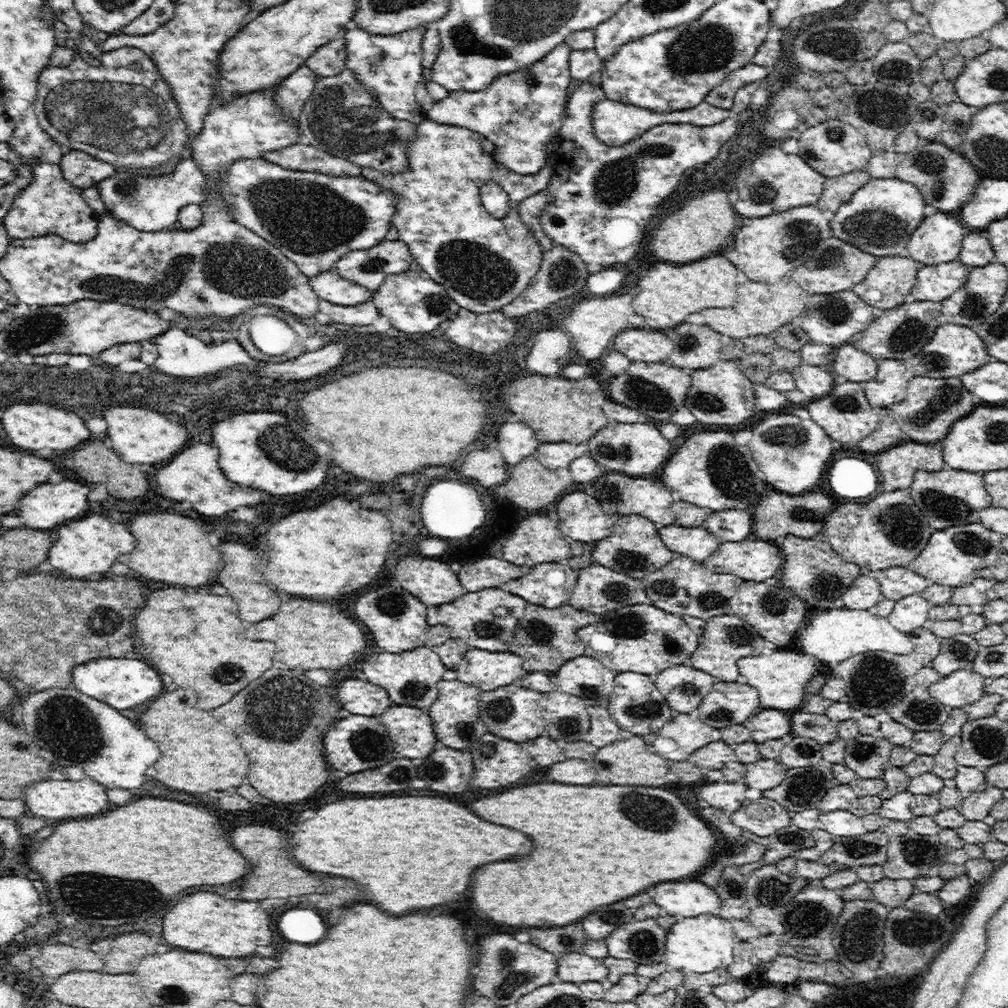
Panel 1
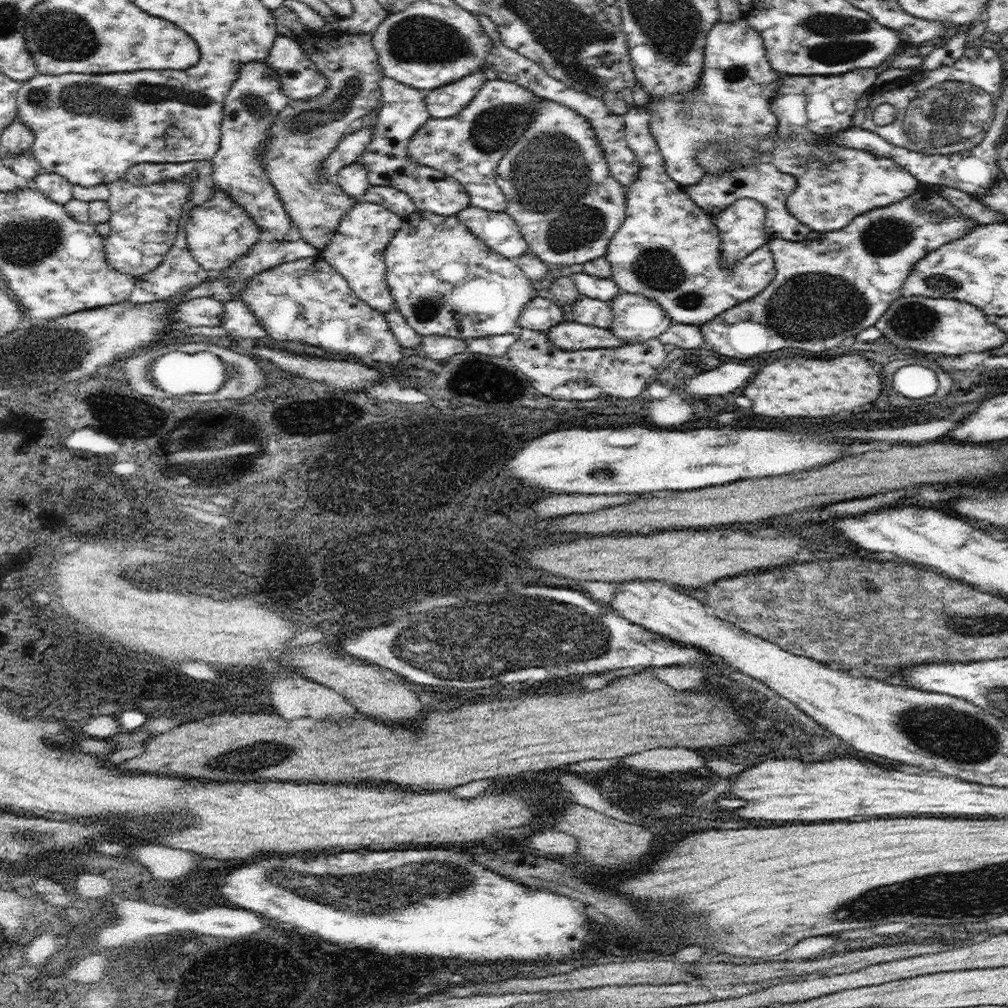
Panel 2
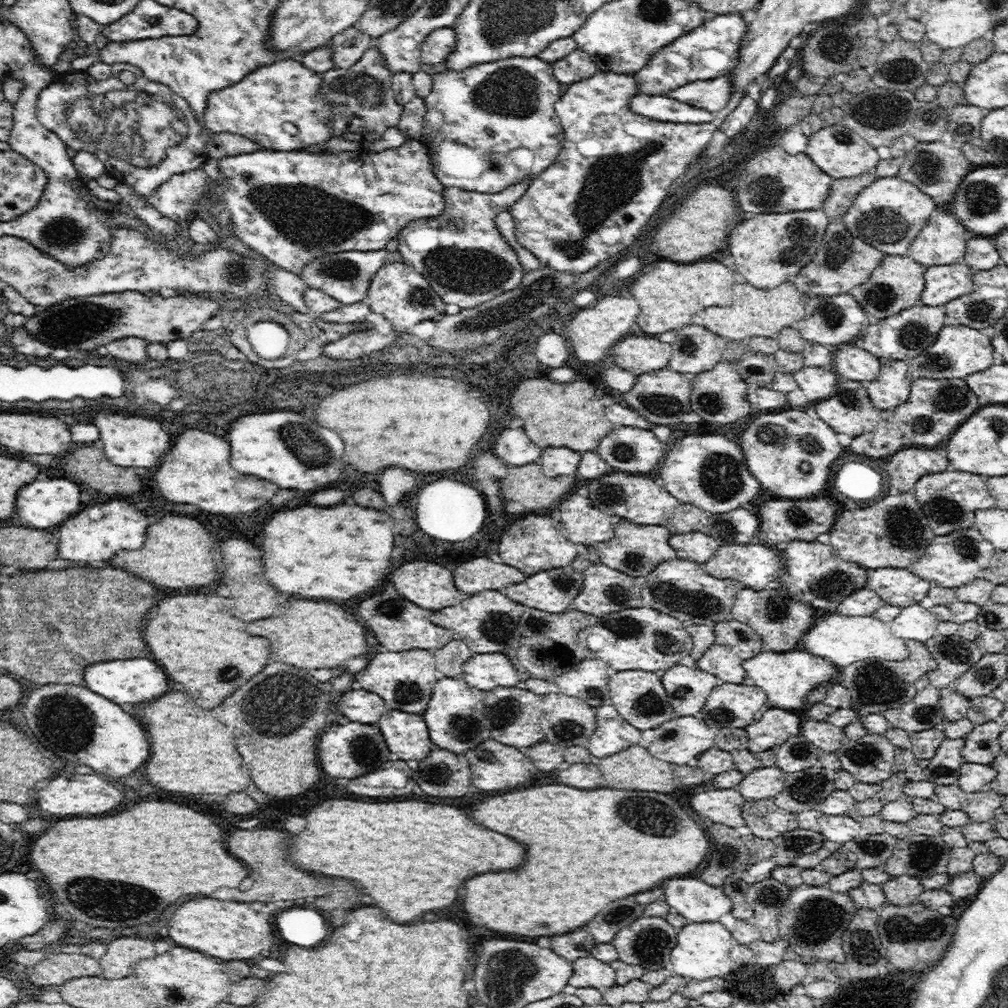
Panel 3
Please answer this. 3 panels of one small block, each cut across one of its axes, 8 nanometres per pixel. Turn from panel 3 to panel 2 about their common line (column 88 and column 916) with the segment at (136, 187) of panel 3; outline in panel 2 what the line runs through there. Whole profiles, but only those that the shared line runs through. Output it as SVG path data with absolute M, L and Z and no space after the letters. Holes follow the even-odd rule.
M982 44L966 46L961 58L952 65L940 69L918 71L906 78L895 79L886 83L880 89L875 89L875 94L865 110L865 119L861 126L864 130L878 133L884 140L896 146L906 148L912 152L928 155L950 156L955 152L962 152L976 148L985 137L985 130L993 121L996 101L1004 90L1004 72L998 54L994 50L982 48ZM880 104L890 104L896 108L895 119L886 126L878 126L873 121L873 113Z

